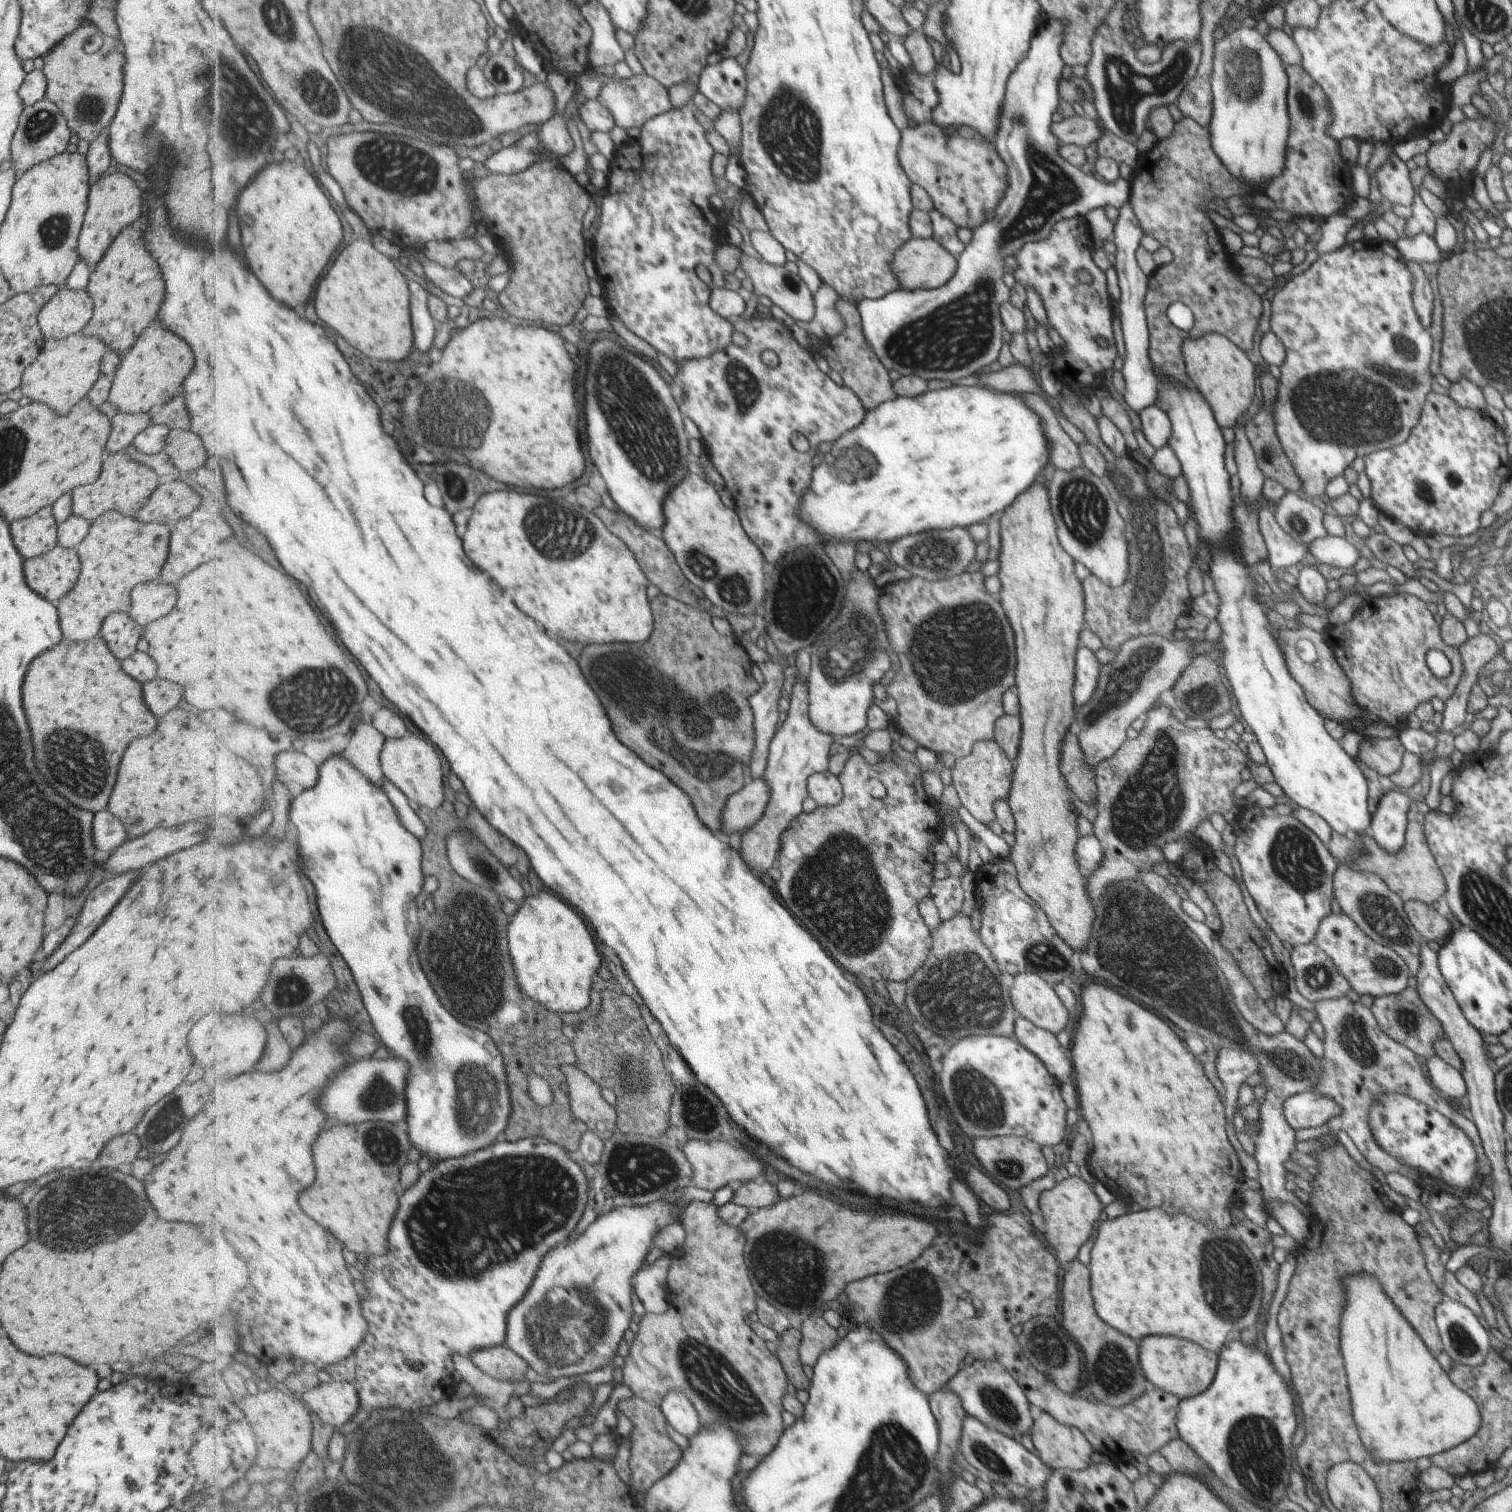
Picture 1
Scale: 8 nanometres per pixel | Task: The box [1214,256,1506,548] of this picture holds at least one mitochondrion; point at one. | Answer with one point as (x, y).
(1330, 406)

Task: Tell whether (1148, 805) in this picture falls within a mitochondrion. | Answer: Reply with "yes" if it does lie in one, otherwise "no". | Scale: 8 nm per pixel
yes

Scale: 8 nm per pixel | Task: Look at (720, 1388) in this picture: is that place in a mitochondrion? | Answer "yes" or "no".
yes

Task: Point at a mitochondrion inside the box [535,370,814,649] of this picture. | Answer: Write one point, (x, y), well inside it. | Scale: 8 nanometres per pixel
(733, 588)

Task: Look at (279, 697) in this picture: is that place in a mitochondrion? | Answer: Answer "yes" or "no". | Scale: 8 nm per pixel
yes

